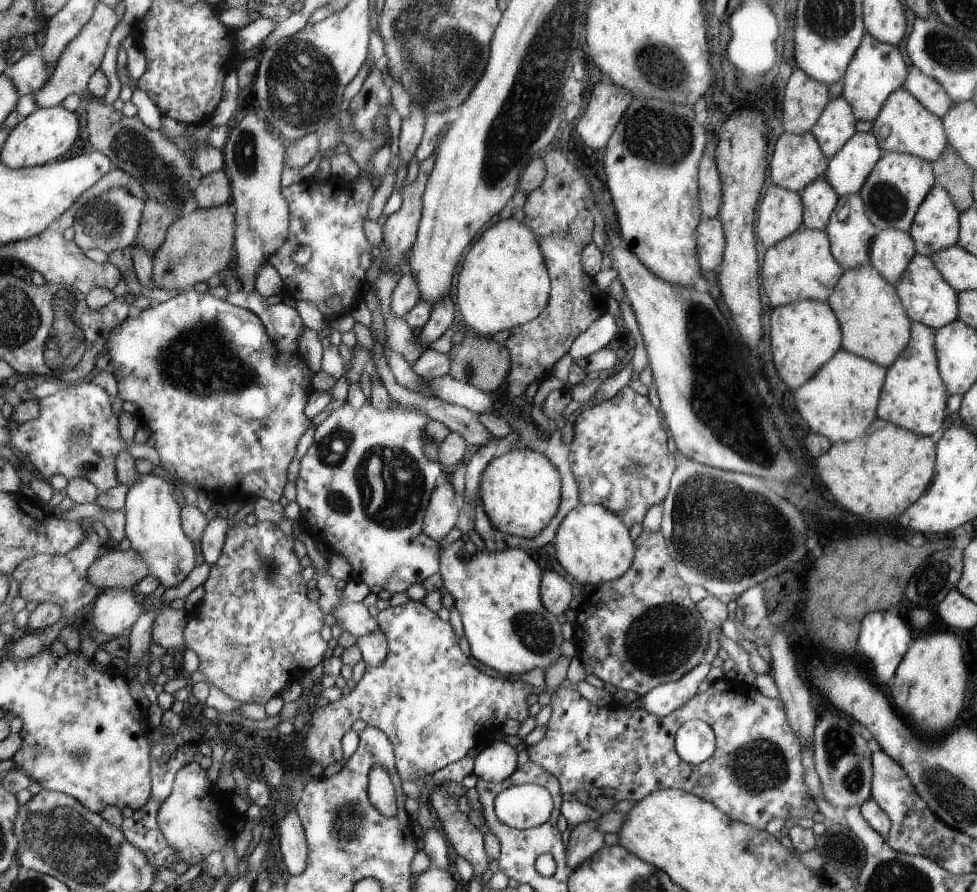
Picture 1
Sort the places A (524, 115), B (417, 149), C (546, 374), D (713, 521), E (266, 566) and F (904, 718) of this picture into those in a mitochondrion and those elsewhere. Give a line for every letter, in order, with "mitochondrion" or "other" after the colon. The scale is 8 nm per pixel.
A: mitochondrion
B: other
C: other
D: mitochondrion
E: mitochondrion
F: other

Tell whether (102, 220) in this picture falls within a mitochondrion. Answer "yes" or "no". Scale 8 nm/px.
yes

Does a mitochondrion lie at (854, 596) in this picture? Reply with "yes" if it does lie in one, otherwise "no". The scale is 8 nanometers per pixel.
no

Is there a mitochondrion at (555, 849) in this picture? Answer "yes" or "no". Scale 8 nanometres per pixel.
no

